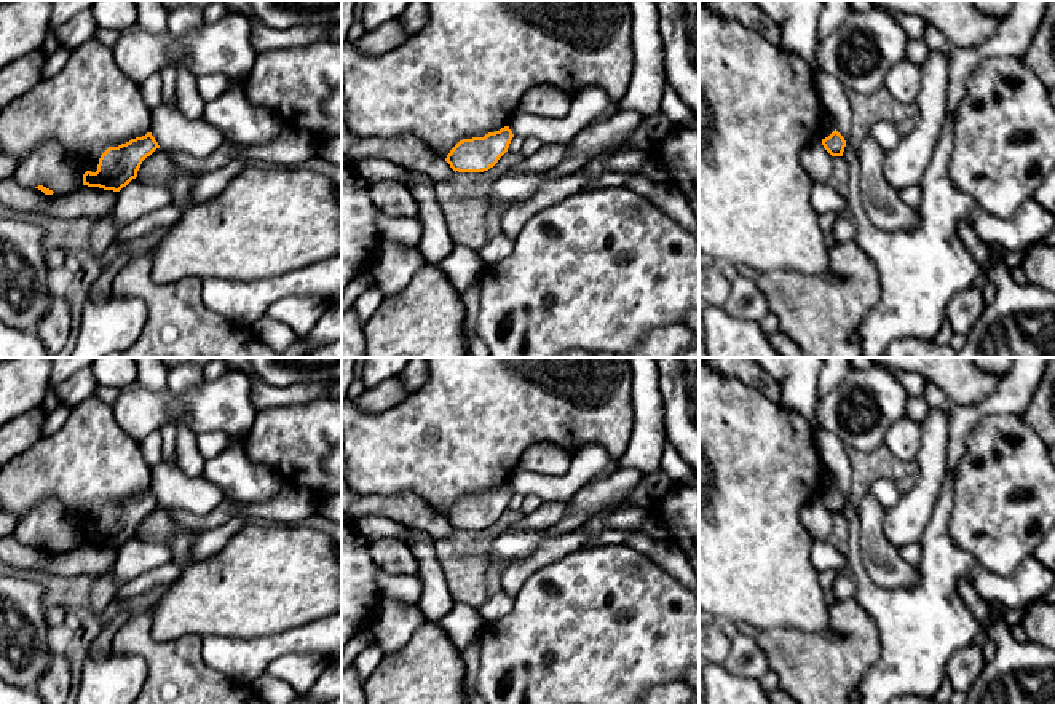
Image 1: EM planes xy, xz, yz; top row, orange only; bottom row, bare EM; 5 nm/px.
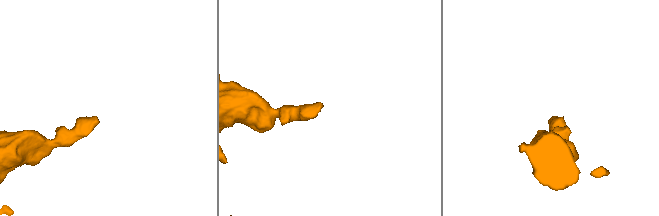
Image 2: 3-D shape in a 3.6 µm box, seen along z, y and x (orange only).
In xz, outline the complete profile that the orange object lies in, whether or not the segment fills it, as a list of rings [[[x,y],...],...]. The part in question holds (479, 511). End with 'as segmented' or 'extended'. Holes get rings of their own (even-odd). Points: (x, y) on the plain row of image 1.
[[[504,484],[484,495],[463,496],[450,508],[445,519],[455,530],[488,528],[508,509],[512,495],[509,484]]]; as segmented

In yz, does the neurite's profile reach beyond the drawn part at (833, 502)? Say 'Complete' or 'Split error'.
Complete

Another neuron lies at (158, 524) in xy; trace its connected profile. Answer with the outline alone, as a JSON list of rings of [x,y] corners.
[[[160,504],[142,519],[137,535],[164,540],[172,528],[174,520],[171,517],[171,511]]]

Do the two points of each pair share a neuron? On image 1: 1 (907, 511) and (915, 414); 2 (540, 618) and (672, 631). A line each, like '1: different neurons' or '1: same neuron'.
1: different neurons
2: same neuron

